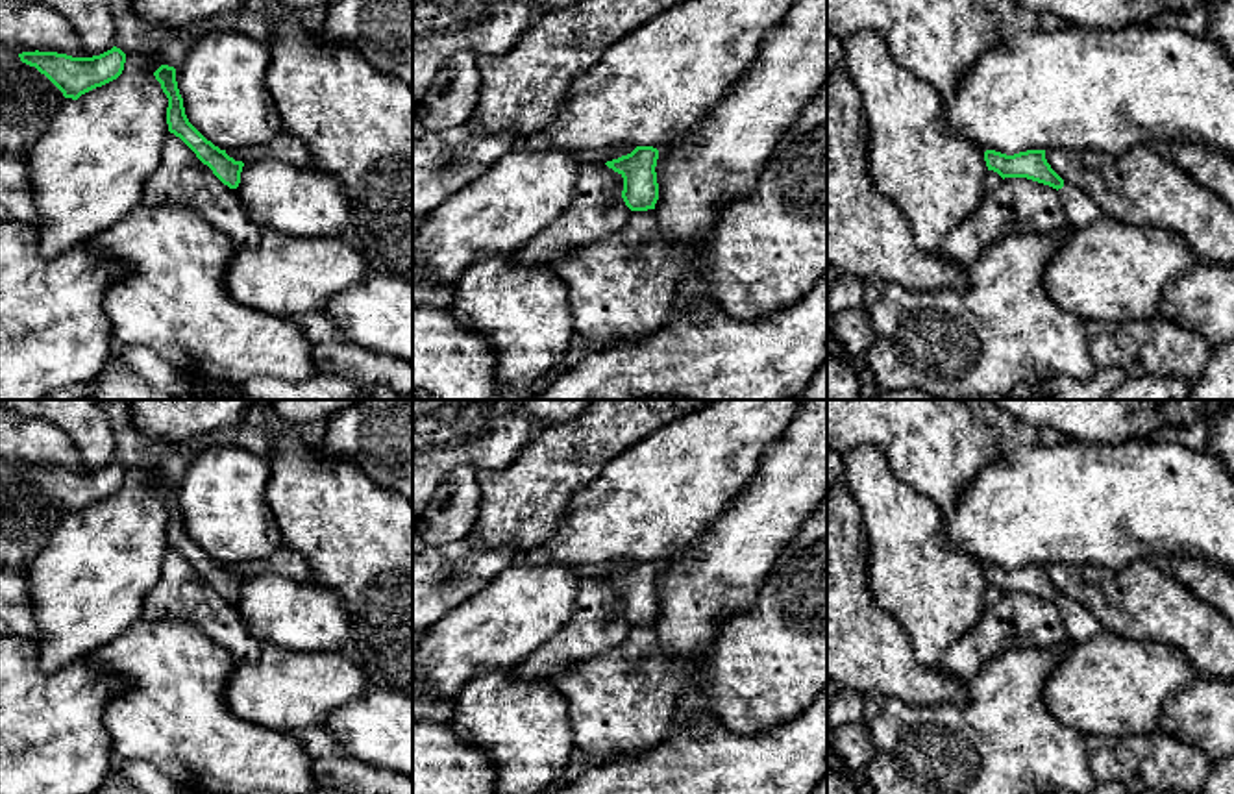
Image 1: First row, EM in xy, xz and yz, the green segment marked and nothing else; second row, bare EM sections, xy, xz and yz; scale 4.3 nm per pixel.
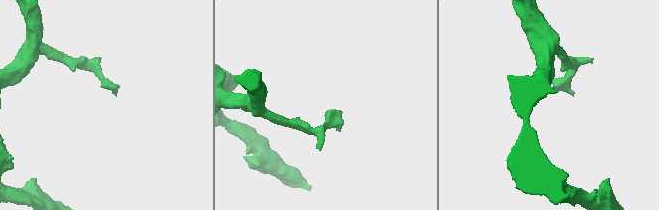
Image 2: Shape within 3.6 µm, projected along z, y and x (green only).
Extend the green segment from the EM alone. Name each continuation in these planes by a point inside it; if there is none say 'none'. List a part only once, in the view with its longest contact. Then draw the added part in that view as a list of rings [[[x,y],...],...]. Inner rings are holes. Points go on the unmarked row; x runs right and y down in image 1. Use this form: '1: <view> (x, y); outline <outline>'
1: yz (1079, 622); outline [[[1064,596],[1064,602],[1058,603],[1058,609],[1062,613],[1064,627],[1071,642],[1090,640],[1103,631],[1097,618],[1077,600]]]

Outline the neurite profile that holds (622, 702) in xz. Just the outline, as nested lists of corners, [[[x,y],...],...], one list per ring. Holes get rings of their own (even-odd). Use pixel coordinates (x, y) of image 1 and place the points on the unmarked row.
[[[648,624],[631,626],[616,648],[557,674],[553,685],[568,701],[574,746],[588,753],[635,757],[668,740],[675,731],[672,726],[675,700],[692,663],[690,657],[668,657],[659,646],[655,624]]]

